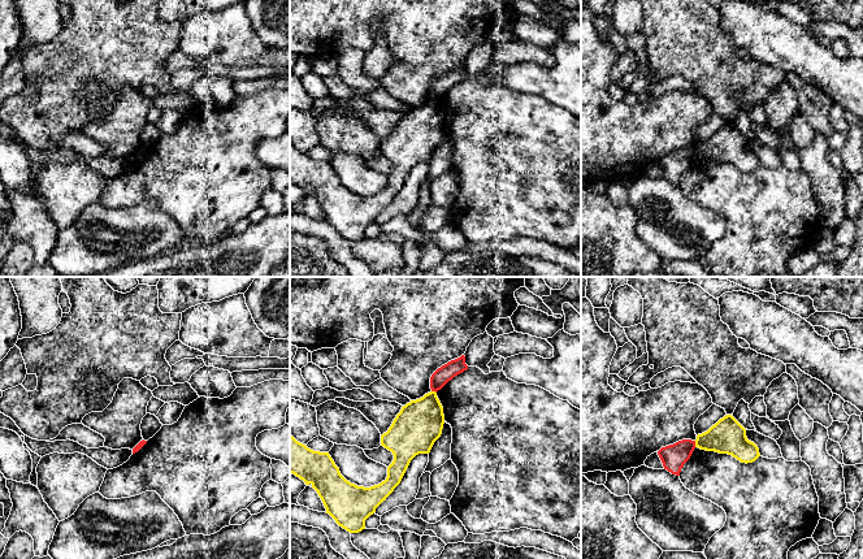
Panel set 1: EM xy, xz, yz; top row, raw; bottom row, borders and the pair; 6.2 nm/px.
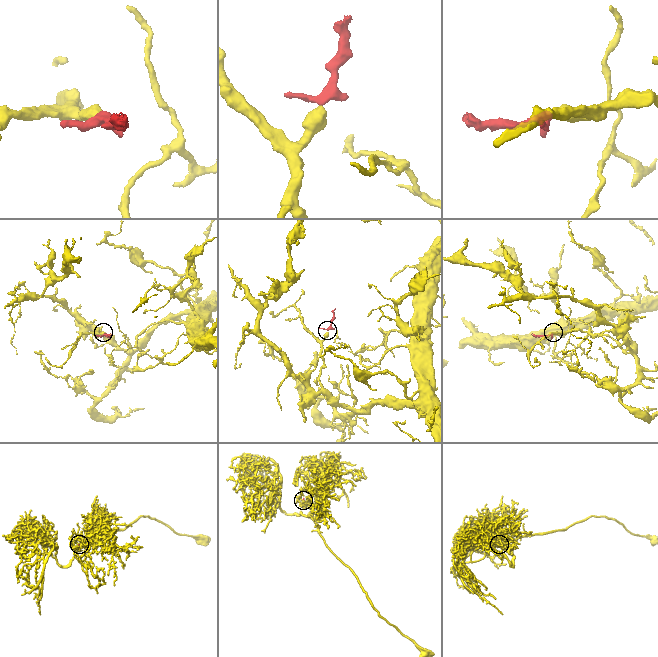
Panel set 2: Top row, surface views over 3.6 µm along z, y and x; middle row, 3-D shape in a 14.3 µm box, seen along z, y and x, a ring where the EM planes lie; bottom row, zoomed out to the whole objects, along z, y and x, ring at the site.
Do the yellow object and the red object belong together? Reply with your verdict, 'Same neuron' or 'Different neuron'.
Different neuron

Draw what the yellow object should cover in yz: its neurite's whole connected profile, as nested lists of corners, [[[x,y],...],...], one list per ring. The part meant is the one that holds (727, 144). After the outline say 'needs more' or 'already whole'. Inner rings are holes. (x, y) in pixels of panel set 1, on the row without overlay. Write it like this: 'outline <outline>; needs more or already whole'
outline [[[732,124],[724,125],[707,140],[698,143],[695,156],[728,162],[746,173],[760,165],[758,155],[747,148],[746,138]]]; already whole

